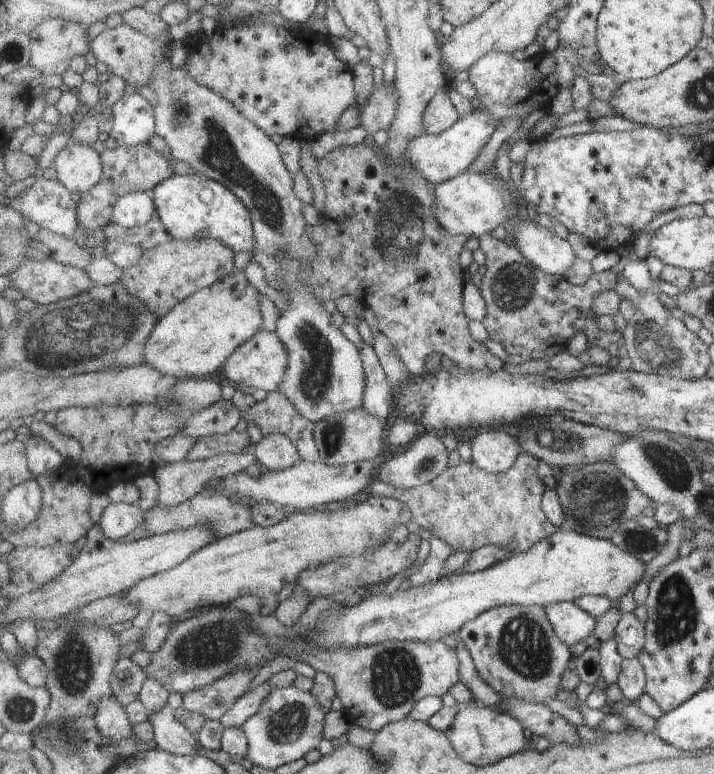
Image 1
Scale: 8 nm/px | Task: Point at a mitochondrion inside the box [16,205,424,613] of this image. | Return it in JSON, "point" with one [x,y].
{"point":[92,330]}

